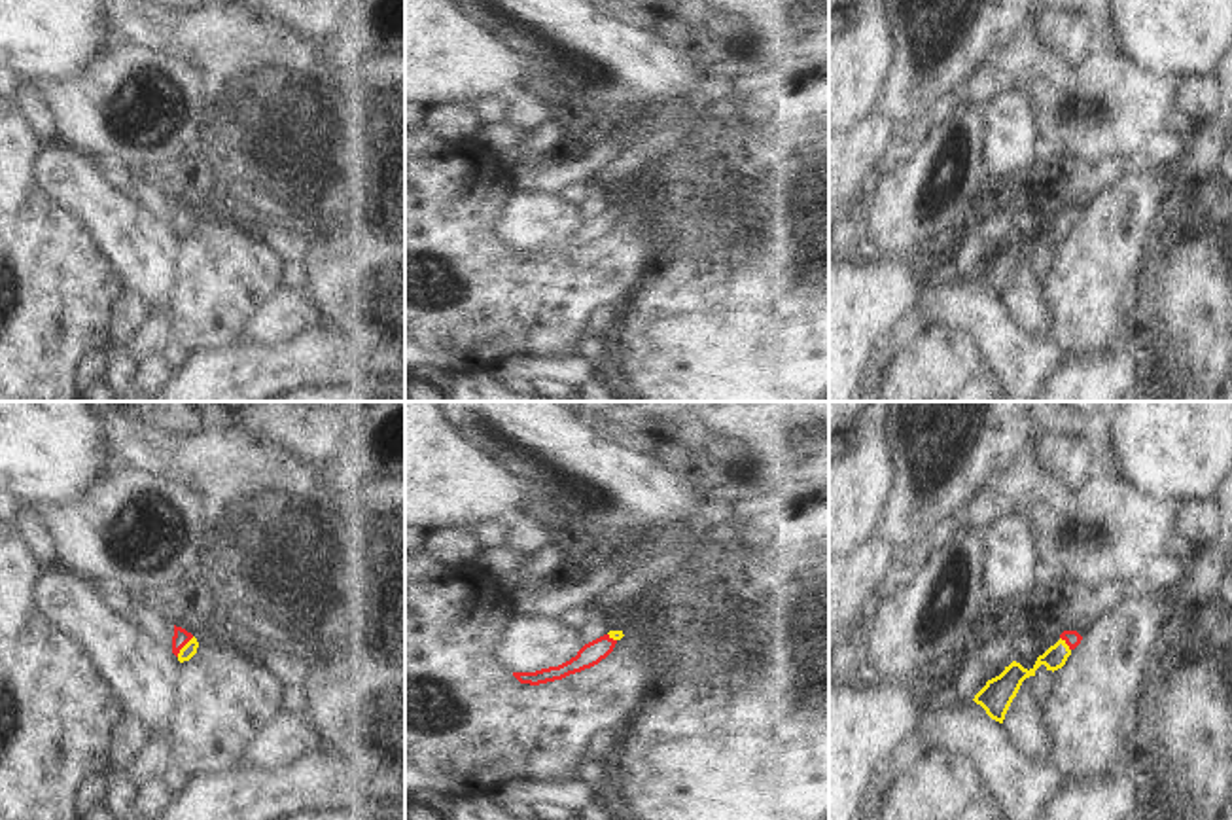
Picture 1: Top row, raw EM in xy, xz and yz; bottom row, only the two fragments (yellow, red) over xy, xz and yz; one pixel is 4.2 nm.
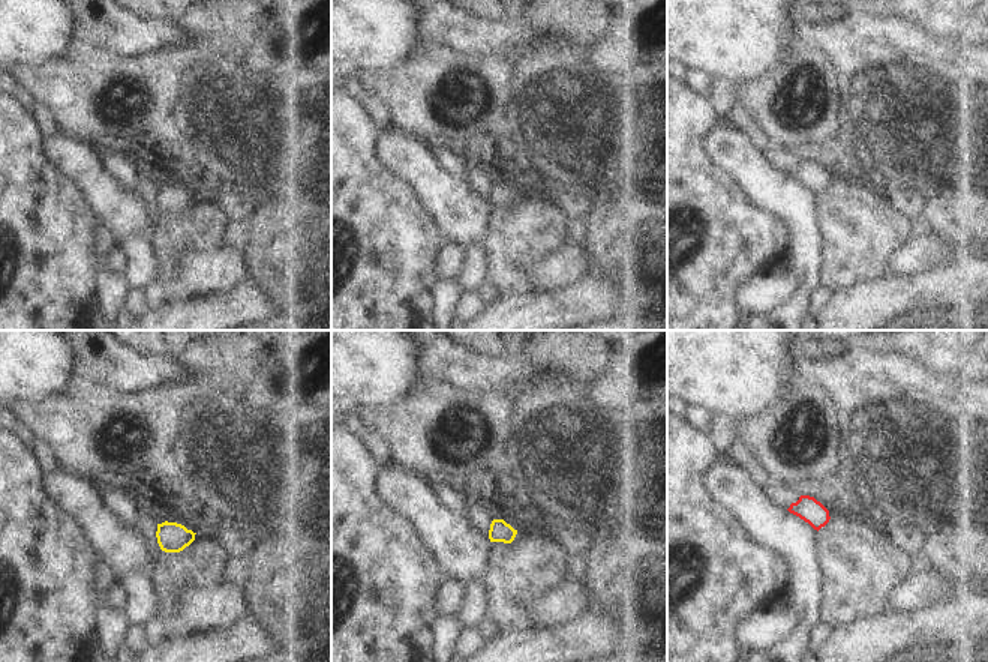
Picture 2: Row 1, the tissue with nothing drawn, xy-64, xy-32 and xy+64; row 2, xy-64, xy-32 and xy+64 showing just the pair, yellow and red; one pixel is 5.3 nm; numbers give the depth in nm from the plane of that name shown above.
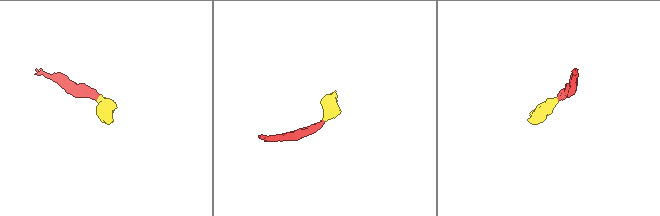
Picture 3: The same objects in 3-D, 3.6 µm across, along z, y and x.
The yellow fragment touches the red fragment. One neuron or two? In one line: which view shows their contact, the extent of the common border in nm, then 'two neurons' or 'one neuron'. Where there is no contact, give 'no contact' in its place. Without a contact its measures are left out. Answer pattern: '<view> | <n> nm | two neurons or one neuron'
xy | 120 nm | one neuron

